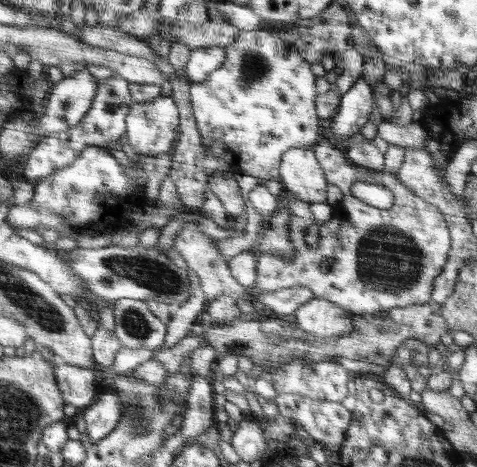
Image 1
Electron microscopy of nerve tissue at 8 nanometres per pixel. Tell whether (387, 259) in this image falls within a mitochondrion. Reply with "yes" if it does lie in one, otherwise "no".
yes

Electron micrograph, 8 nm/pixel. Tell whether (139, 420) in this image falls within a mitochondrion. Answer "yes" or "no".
yes

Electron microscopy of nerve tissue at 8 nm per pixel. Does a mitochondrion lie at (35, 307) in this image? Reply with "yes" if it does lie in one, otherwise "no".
yes

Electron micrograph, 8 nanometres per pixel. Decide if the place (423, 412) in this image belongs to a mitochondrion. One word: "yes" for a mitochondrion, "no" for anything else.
no

